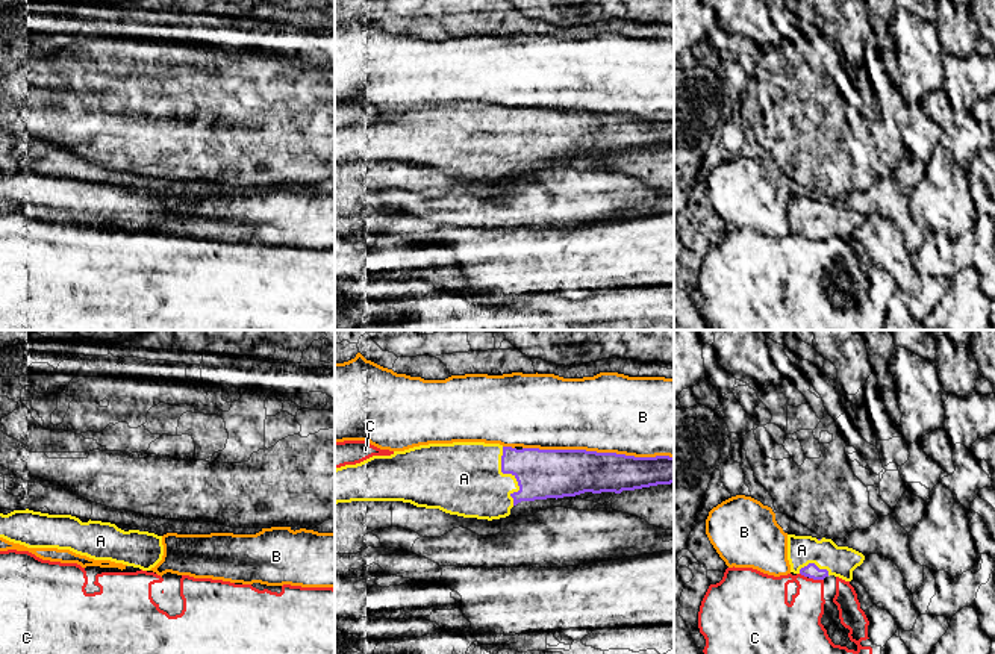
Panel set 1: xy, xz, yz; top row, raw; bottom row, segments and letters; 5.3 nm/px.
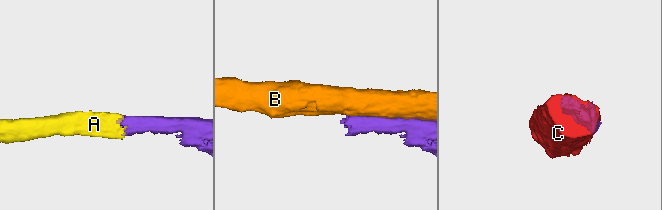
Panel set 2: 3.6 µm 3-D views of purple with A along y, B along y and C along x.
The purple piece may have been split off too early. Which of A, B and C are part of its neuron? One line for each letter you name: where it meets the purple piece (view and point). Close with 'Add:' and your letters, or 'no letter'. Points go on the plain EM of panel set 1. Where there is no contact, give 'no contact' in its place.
A: meets purple in xz at (511, 133)
Add: A

